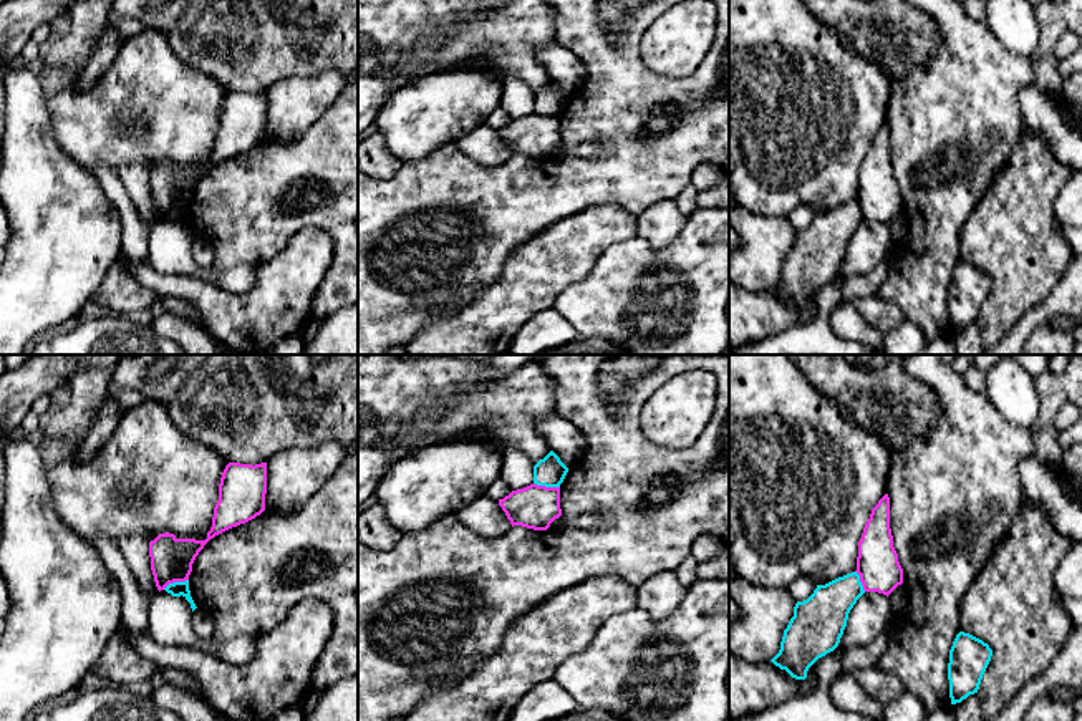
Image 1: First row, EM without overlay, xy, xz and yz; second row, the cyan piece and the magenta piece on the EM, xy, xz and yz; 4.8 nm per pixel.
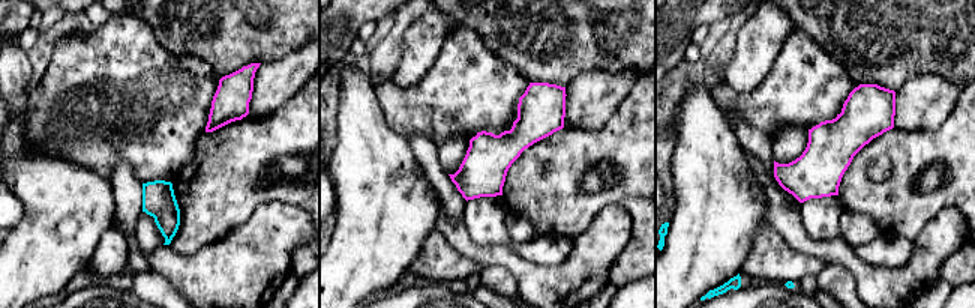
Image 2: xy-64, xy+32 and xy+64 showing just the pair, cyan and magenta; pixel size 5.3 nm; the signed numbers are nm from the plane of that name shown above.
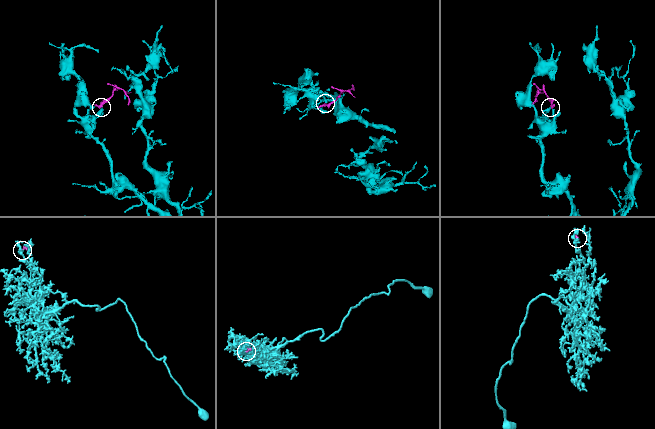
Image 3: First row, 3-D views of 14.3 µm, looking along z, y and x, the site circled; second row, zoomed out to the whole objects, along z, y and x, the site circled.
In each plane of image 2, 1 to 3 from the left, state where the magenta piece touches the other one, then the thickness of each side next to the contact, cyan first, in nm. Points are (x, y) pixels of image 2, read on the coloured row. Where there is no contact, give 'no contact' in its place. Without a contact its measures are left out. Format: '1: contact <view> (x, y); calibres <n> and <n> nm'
1: no contact
2: no contact
3: no contact

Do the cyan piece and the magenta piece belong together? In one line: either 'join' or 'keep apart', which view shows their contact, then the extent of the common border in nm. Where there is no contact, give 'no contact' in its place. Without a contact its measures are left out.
keep apart; meets cyan in xz; contact 130 nm long

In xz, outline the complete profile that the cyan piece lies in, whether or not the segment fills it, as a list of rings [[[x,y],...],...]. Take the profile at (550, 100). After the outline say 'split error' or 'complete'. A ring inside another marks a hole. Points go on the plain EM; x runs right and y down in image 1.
[[[550,80],[534,94],[534,113],[545,116],[560,116],[567,101],[568,96],[553,80]]]; complete

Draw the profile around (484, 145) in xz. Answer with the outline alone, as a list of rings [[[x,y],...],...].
[[[482,123],[457,143],[457,148],[476,162],[492,167],[512,156],[499,129]]]

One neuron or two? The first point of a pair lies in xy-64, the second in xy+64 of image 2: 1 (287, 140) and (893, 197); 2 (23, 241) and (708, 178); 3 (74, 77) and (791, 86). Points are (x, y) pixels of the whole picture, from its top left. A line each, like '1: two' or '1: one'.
1: one
2: one
3: one

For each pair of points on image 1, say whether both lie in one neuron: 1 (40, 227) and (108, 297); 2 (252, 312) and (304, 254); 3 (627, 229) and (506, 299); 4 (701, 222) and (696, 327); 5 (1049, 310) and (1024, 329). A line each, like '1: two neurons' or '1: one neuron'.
1: two neurons
2: one neuron
3: one neuron
4: one neuron
5: one neuron

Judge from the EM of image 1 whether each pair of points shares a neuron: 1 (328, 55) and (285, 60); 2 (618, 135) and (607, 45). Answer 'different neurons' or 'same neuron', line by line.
1: same neuron
2: same neuron

